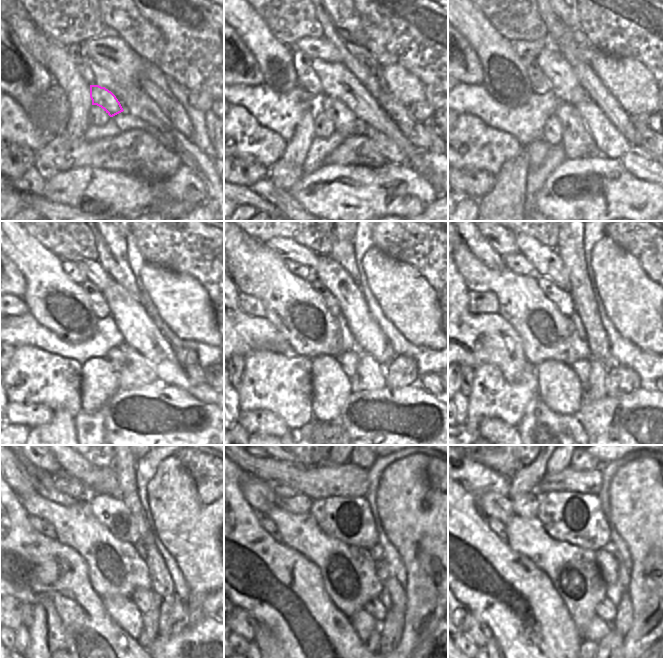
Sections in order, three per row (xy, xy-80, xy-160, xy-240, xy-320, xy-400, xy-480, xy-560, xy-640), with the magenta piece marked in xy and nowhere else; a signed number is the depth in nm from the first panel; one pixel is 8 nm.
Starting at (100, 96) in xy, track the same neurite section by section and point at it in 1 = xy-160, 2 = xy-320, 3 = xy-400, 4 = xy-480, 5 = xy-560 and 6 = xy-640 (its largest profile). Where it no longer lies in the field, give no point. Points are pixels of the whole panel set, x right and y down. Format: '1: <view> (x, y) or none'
1: xy-160 (577, 143)
2: xy-320 (370, 375)
3: xy-400 (596, 387)
4: xy-480 (149, 632)
5: xy-560 (371, 644)
6: xy-640 (588, 648)

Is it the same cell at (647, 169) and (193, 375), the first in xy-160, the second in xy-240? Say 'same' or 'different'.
different

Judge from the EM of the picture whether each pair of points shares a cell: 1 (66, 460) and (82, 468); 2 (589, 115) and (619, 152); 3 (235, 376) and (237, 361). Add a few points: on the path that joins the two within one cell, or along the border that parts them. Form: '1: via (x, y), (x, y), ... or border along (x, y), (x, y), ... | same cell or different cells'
1: via (70, 461), (78, 468) | same cell
2: via (597, 124), (611, 143) | same cell
3: via (235, 372), (236, 365) | same cell

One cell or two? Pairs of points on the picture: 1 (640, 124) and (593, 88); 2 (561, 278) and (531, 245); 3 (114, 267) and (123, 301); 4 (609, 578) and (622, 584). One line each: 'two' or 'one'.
1: two
2: one
3: two
4: two

